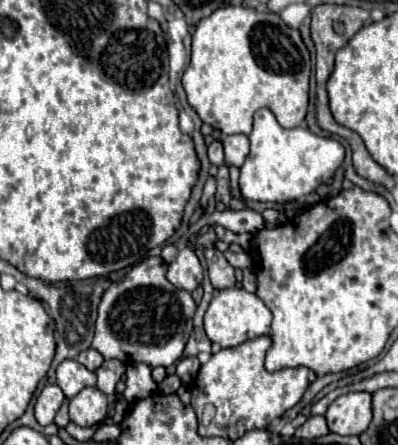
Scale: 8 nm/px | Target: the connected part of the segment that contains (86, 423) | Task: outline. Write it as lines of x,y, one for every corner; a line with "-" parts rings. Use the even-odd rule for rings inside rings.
84,387
70,399
70,421
80,427
92,427
108,413
108,397
98,387

